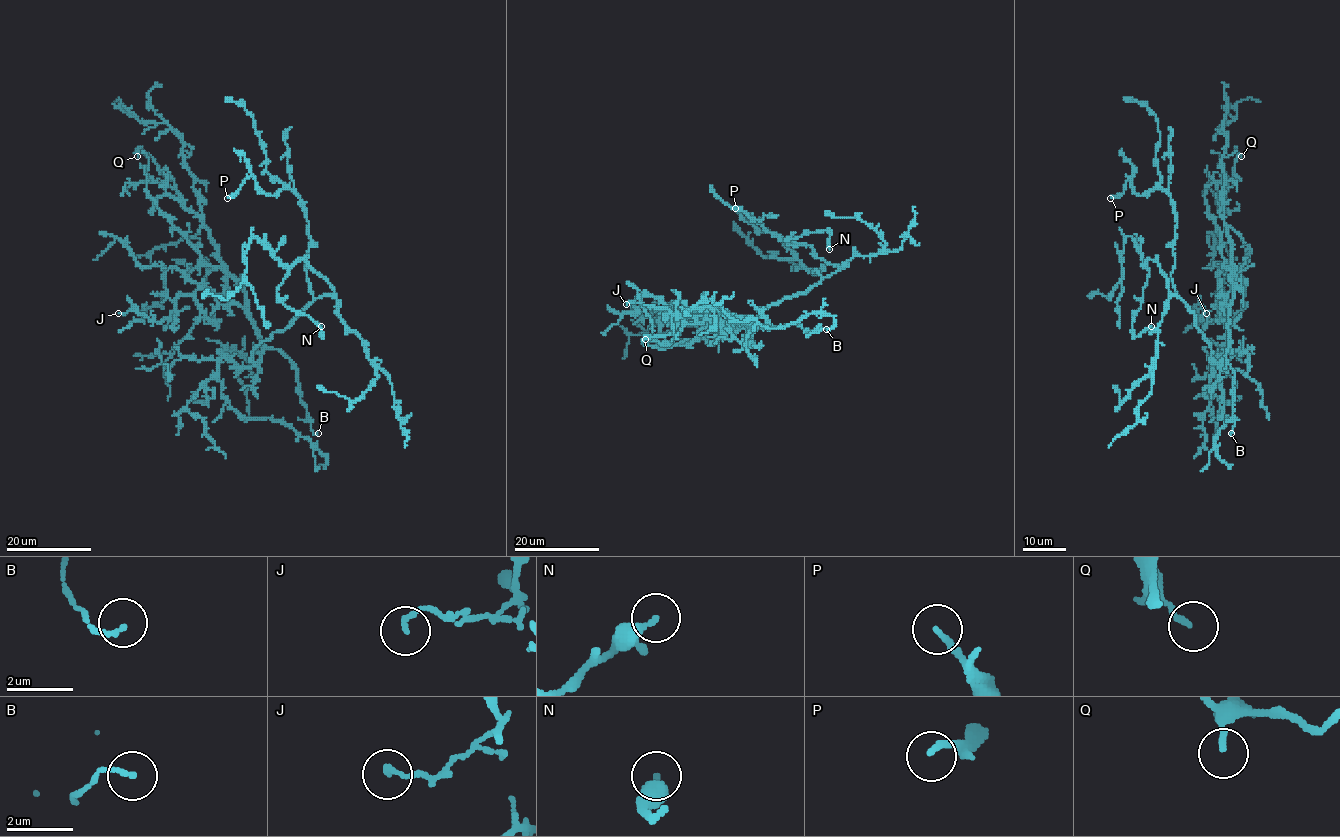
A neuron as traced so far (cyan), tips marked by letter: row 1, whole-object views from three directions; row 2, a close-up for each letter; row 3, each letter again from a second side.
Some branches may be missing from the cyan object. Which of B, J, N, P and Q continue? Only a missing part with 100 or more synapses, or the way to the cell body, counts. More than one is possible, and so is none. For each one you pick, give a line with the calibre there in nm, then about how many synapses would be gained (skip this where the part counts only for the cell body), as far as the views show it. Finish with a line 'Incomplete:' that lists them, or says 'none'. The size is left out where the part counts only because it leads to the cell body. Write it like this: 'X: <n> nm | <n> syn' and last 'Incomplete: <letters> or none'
Incomplete: none

